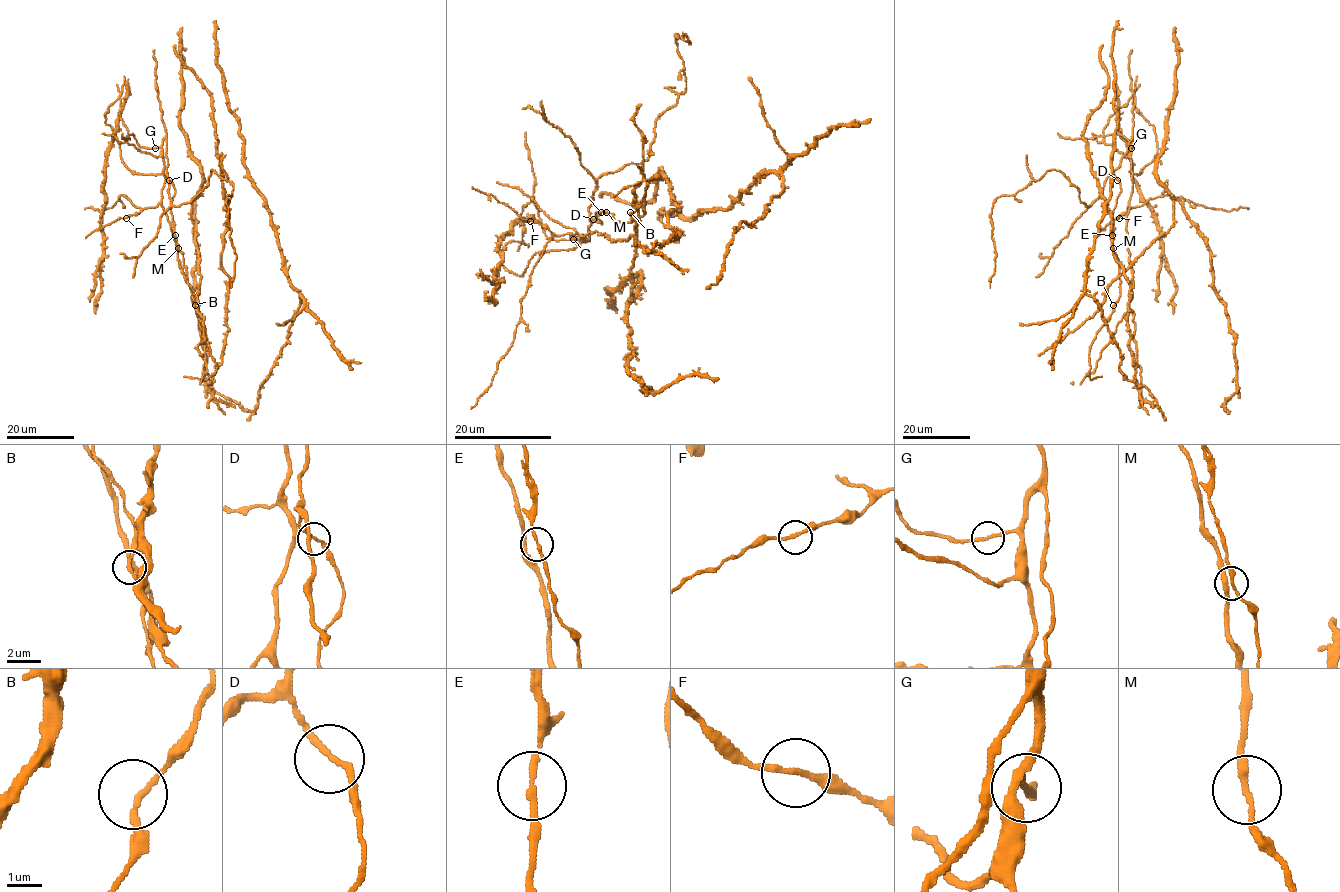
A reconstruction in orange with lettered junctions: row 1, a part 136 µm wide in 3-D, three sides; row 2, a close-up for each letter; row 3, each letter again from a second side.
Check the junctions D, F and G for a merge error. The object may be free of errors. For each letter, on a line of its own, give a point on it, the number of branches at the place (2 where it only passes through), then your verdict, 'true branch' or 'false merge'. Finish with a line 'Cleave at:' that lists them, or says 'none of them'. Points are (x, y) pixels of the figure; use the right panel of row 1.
D: (1117, 180) | 2 | true branch
F: (1119, 218) | 2 | true branch
G: (1131, 148) | 2 | true branch
Cleave at: none of them

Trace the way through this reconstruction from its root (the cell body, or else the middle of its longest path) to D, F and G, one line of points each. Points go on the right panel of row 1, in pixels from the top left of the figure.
D: (1134, 329), (1134, 312), (1129, 308), (1132, 267), (1126, 230), (1133, 190), (1132, 139), (1113, 172), (1118, 180)
F: (1134, 329), (1134, 312), (1129, 308), (1132, 267), (1126, 230), (1129, 203), (1129, 209), (1119, 218)
G: (1134, 329), (1134, 312), (1129, 308), (1132, 267), (1126, 230), (1133, 190), (1131, 148)

